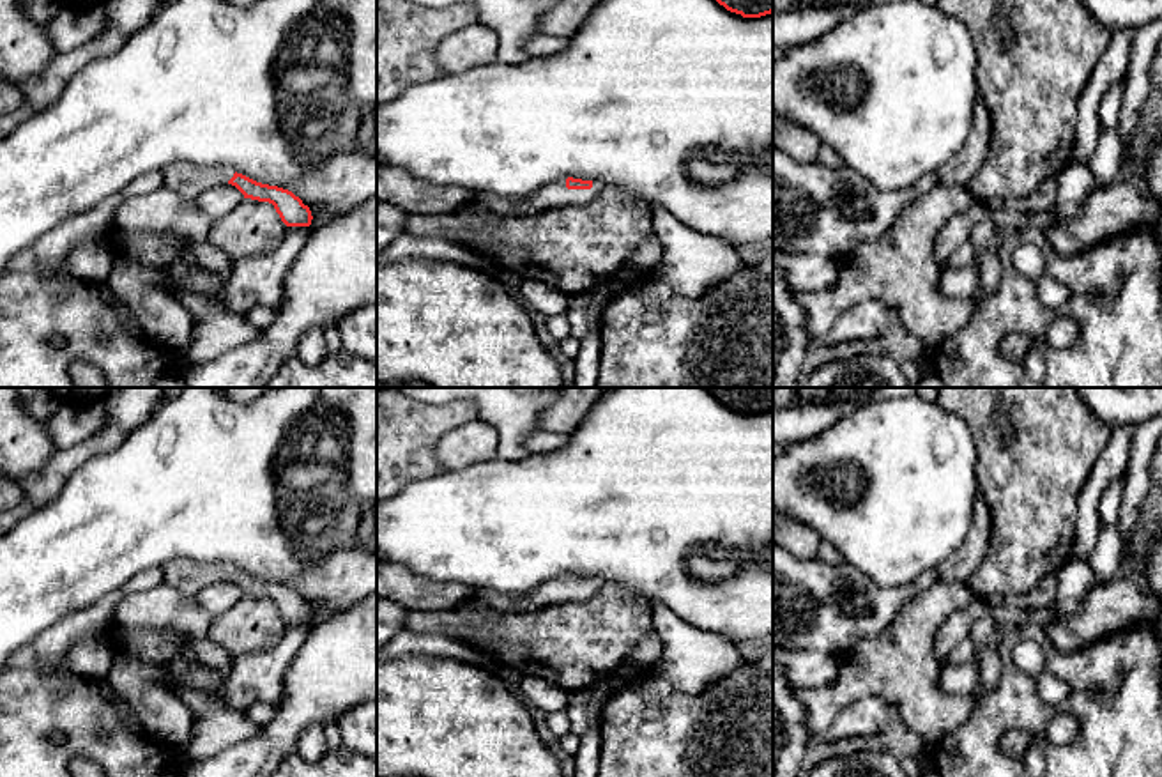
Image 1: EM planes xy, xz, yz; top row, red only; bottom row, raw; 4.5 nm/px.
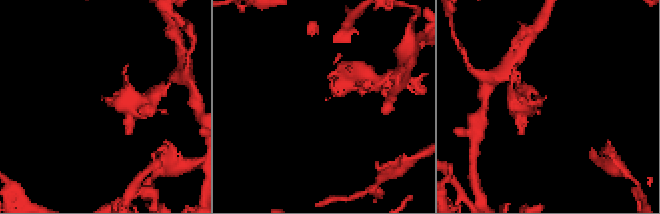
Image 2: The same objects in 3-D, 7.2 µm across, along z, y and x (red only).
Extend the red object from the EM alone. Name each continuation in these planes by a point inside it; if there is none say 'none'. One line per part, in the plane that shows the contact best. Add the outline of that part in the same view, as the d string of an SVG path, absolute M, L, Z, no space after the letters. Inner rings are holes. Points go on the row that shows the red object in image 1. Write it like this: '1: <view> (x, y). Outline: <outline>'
1: xz (554, 195). Outline: M566 179L545 184L536 193L515 198L499 195L476 195L481 207L501 216L531 216L550 209L589 204L601 191L601 184L592 181L591 189L568 189Z

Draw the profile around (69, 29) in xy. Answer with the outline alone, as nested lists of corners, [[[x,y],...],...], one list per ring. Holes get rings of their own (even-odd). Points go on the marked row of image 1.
[[[103,4],[85,9],[62,7],[46,25],[46,35],[57,53],[67,53],[96,39],[104,25]]]

